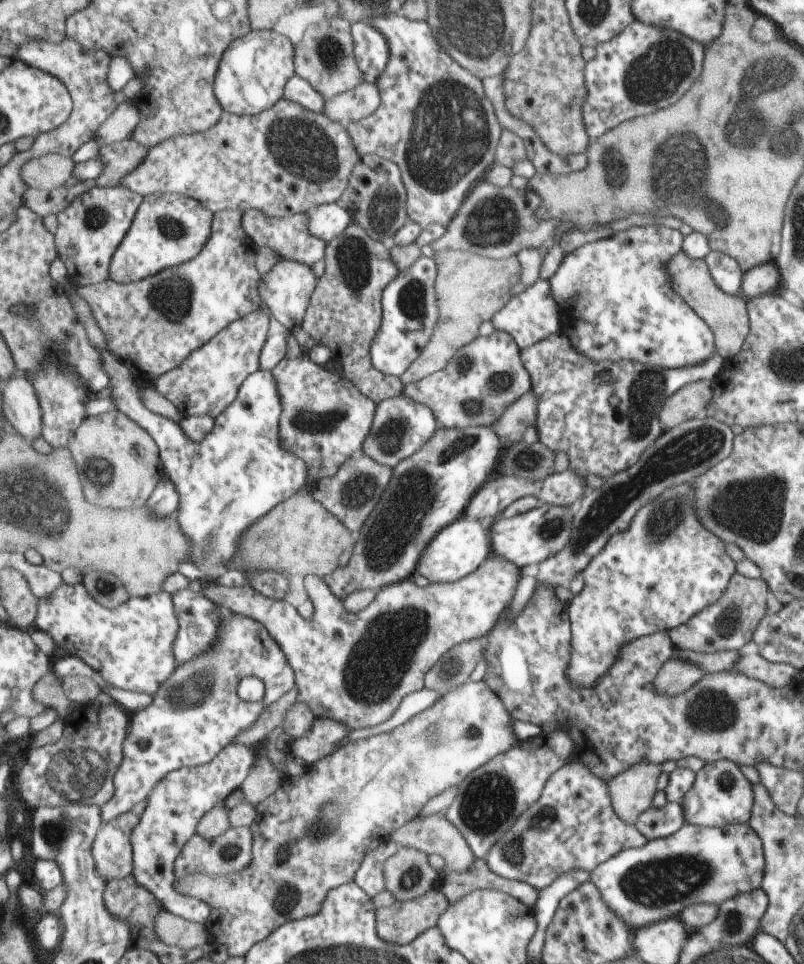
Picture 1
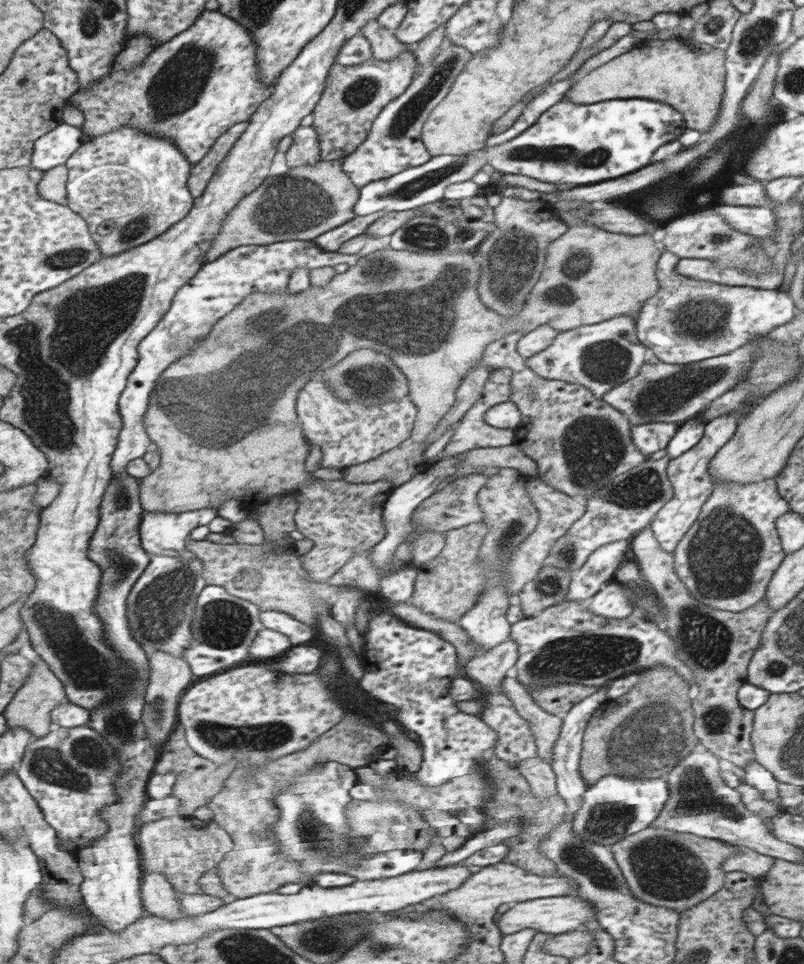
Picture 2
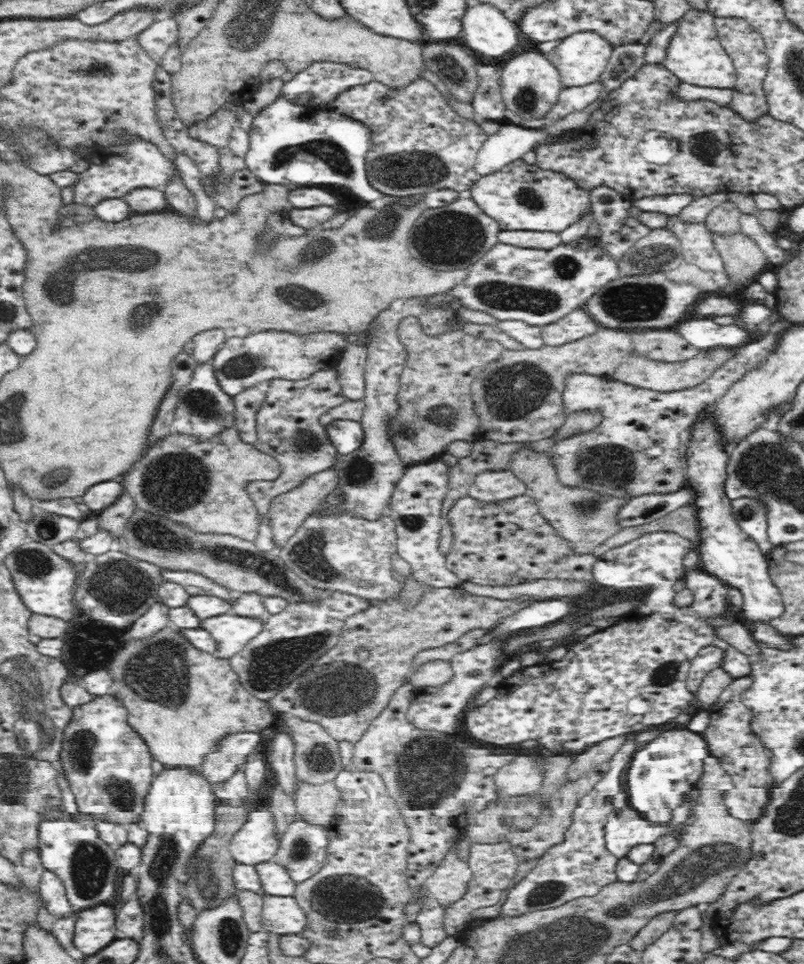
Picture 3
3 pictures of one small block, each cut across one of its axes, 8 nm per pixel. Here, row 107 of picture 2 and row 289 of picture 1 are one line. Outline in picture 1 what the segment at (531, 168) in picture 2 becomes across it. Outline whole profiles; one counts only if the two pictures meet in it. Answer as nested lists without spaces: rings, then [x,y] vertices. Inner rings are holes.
[[[645,226],[629,228],[625,232],[617,230],[617,234],[611,238],[589,242],[571,254],[565,254],[561,266],[547,282],[551,284],[551,292],[563,322],[569,322],[573,328],[569,338],[575,348],[579,348],[579,352],[583,352],[593,362],[641,362],[645,366],[663,366],[669,370],[697,366],[715,352],[711,328],[683,302],[683,298],[671,290],[671,282],[665,274],[667,260],[683,250],[683,240],[685,236],[681,236],[679,230],[665,226]],[[575,298],[575,310],[561,312],[563,302]]]

